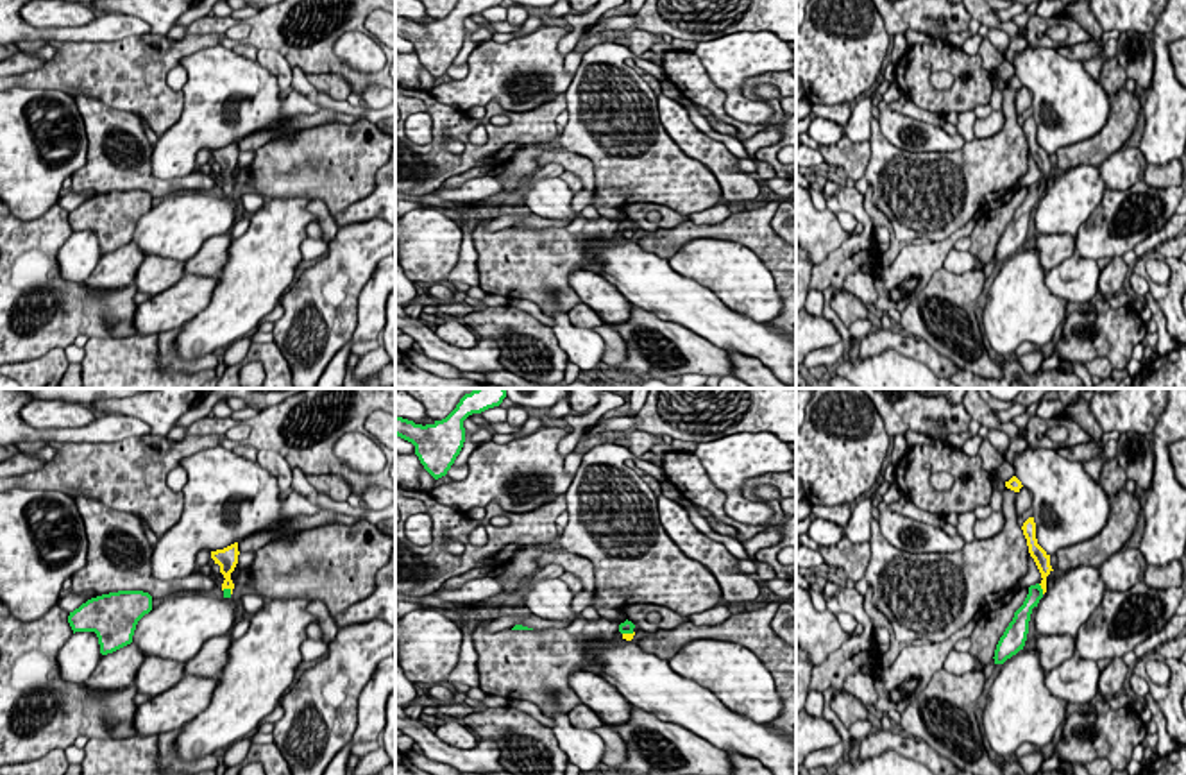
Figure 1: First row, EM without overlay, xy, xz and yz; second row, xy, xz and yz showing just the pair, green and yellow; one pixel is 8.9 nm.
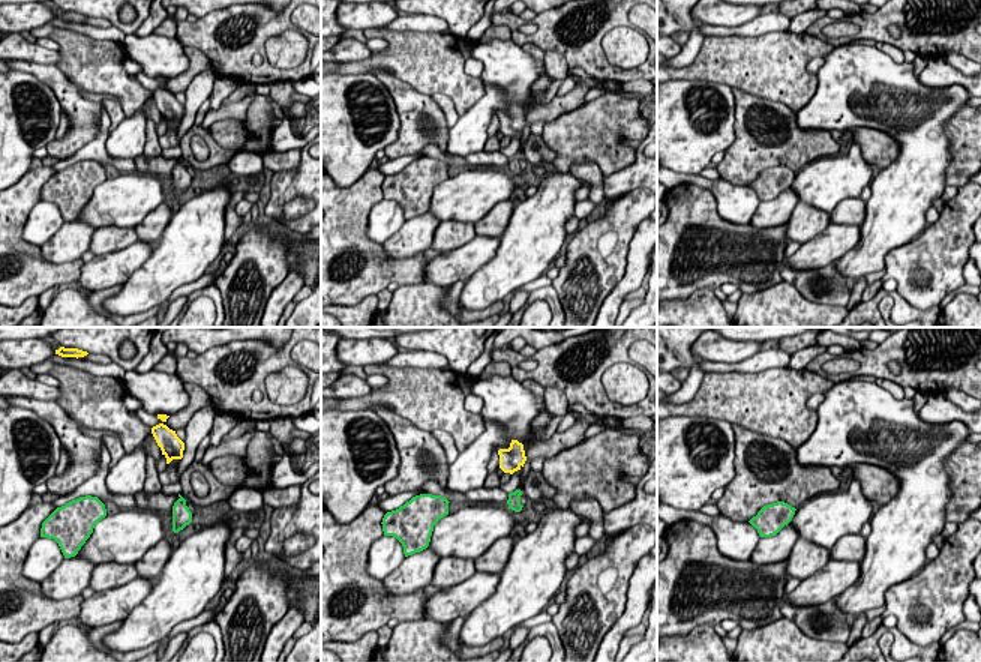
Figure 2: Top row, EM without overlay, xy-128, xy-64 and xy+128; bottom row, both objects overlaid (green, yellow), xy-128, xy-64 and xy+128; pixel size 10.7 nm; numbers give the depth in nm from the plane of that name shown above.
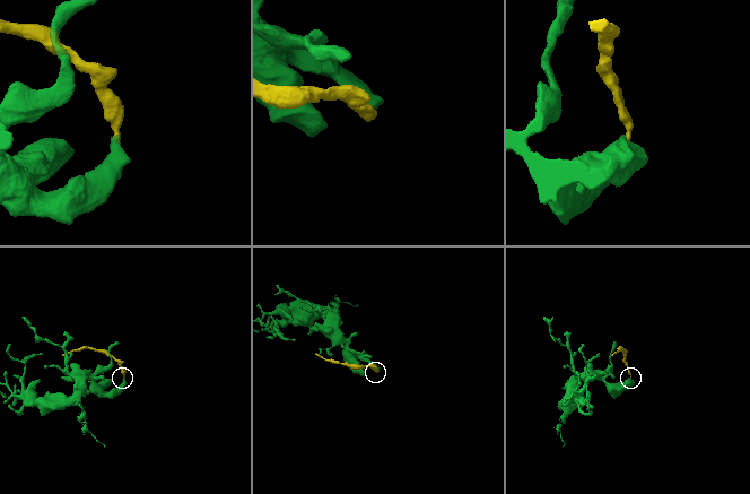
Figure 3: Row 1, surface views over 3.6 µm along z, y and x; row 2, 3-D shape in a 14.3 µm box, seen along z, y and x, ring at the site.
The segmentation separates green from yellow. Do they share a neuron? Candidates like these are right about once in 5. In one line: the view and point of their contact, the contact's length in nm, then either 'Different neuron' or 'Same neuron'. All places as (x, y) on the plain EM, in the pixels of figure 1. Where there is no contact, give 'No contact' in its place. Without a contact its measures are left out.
Touches green at yz (1041, 188). Shared border 110 nm. Same neuron

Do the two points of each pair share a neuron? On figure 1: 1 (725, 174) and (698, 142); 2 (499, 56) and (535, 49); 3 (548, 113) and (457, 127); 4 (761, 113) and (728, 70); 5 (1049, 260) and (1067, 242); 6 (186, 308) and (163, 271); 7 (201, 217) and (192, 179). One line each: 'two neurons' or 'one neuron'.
1: one neuron
2: one neuron
3: one neuron
4: one neuron
5: one neuron
6: two neurons
7: two neurons

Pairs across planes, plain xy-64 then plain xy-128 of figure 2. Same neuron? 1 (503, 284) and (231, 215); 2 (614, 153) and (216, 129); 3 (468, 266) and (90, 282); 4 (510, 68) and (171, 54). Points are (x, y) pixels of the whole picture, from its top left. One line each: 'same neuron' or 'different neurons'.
1: different neurons
2: same neuron
3: same neuron
4: same neuron

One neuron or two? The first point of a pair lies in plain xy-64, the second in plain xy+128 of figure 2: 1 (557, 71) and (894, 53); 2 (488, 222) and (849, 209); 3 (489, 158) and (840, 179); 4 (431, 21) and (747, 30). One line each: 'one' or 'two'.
1: one
2: one
3: two
4: one

